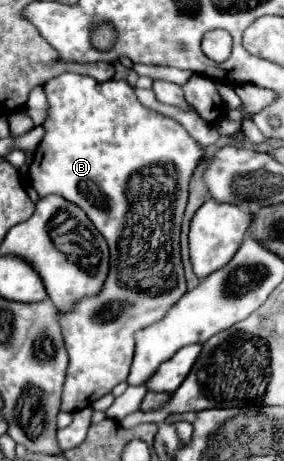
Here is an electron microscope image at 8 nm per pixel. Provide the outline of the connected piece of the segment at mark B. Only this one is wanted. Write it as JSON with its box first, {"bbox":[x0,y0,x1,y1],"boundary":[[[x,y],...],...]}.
{"bbox":[29,72,203,412],"boundary":[[[65,72],[51,78],[43,90],[49,110],[43,122],[45,136],[37,146],[29,166],[29,182],[39,192],[39,196],[61,194],[69,202],[81,206],[103,238],[109,240],[111,250],[109,276],[101,292],[83,298],[69,312],[59,310],[59,326],[69,354],[61,412],[73,412],[91,406],[129,376],[135,348],[133,334],[153,324],[155,320],[161,320],[187,290],[179,234],[189,196],[189,176],[201,160],[203,148],[177,120],[145,108],[137,100],[127,80],[107,80],[99,84],[91,76]]]}

